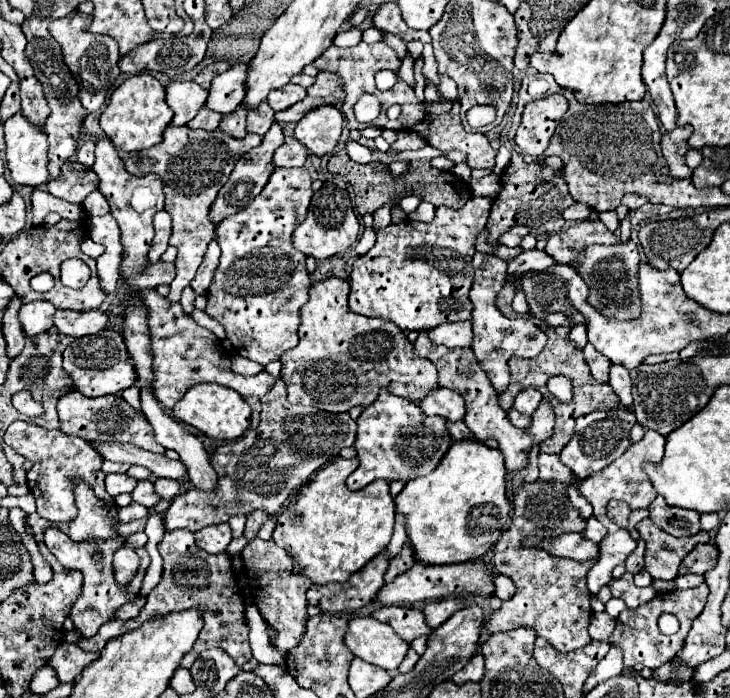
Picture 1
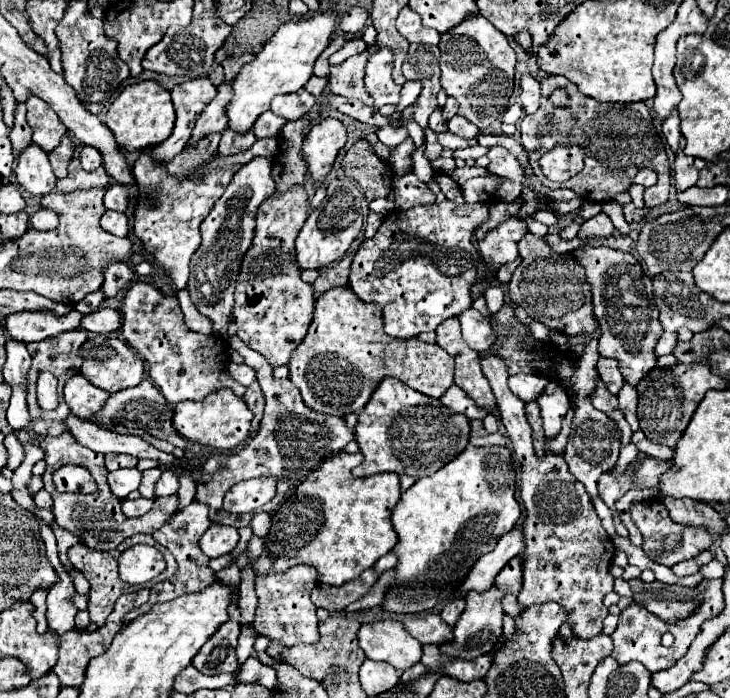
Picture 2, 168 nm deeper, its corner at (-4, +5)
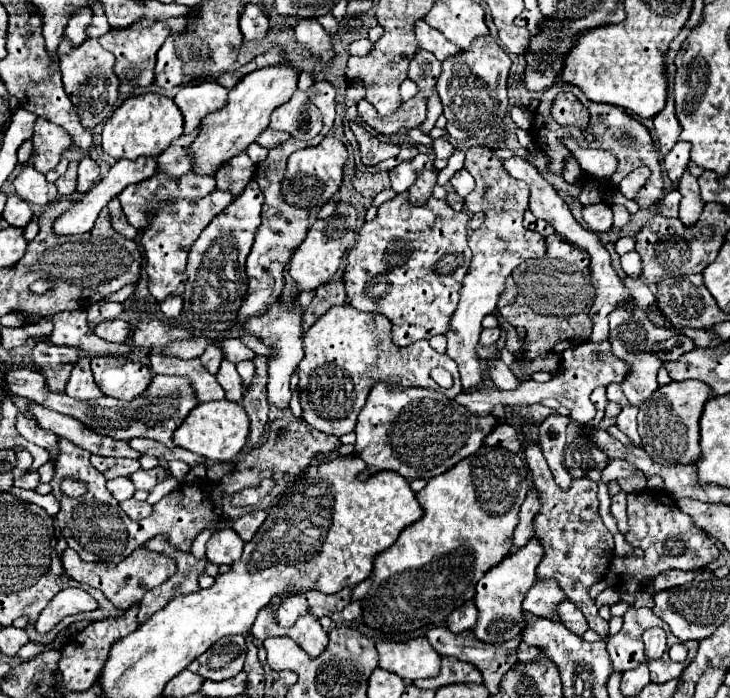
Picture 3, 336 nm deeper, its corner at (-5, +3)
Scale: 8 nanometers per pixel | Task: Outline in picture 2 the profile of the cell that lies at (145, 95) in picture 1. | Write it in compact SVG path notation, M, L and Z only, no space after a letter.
M141 81L127 85L119 93L119 97L111 103L105 115L105 125L115 135L117 147L123 151L141 151L149 145L151 147L159 145L171 135L175 125L175 109L171 103L171 95L155 81Z

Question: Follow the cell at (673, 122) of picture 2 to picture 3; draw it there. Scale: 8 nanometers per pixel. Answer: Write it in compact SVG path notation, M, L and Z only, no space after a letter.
M676 141L672 151L664 159L664 171L672 181L678 181L690 161L690 143Z

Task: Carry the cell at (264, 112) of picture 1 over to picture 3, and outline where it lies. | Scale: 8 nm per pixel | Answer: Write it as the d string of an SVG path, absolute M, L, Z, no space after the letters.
M264 129L260 135L258 135L258 145L262 145L262 147L268 147L268 149L272 149L272 147L276 147L276 145L280 145L280 143L284 143L286 139L288 139L290 135L288 133L282 133L282 131L276 131L276 129Z

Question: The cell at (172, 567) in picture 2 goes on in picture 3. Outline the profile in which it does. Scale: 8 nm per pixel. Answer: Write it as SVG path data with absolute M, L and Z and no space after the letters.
M144 545L120 563L86 563L78 557L78 553L74 553L74 549L66 549L66 553L62 555L62 565L72 579L100 589L106 595L106 599L114 603L116 609L128 609L132 603L138 603L146 591L162 585L162 581L166 581L166 577L172 577L176 569L170 557L166 557L164 553L148 551Z

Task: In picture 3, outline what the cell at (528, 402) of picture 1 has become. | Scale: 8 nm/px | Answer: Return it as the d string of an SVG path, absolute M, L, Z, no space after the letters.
M500 359L488 361L488 371L490 371L490 377L498 389L510 391L510 389L518 389L518 385L522 385L522 381Z

